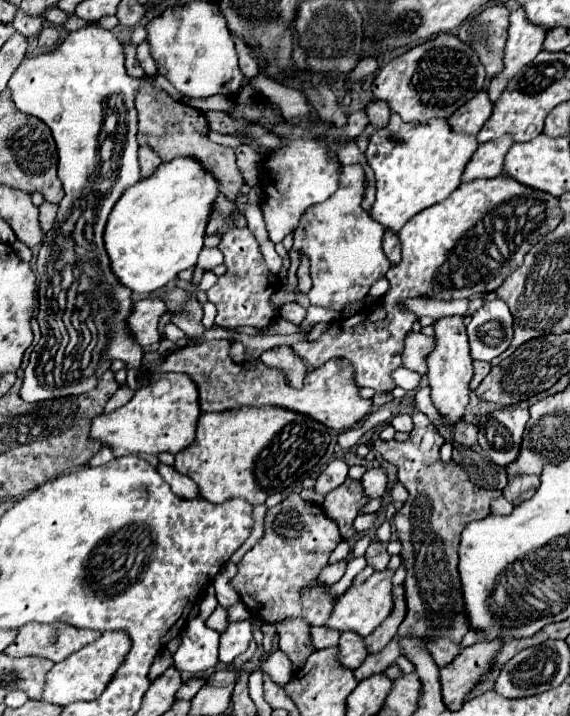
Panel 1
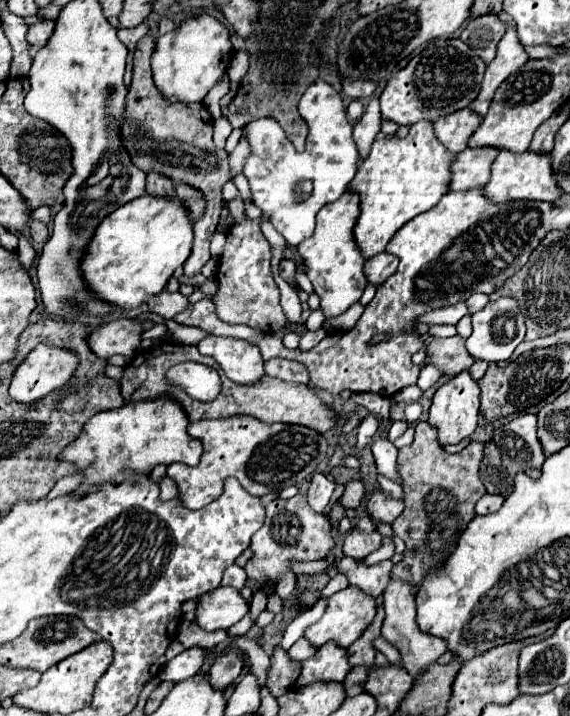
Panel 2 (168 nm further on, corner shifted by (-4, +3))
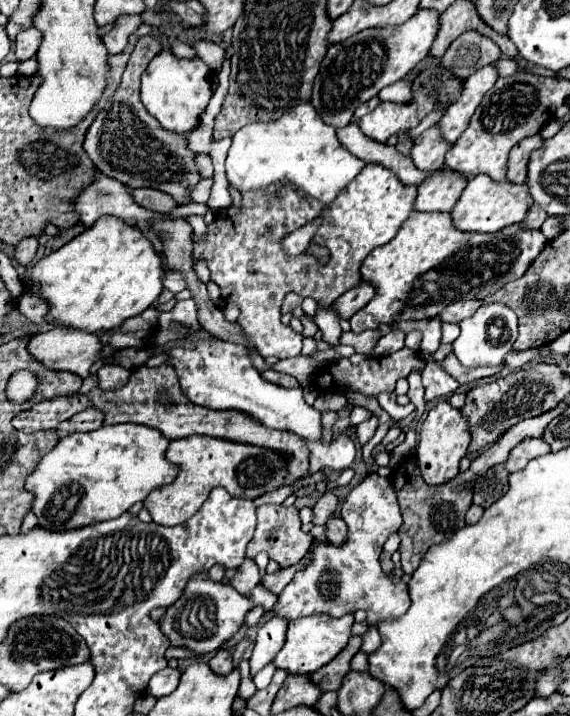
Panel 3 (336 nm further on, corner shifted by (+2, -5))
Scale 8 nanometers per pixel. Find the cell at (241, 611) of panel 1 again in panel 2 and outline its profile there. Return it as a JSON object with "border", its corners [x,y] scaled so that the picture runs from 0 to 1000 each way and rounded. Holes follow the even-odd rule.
{"border":[[[382,820],[351,834],[344,851],[344,870],[361,878],[404,878],[439,853],[435,839],[425,837],[411,820]]]}

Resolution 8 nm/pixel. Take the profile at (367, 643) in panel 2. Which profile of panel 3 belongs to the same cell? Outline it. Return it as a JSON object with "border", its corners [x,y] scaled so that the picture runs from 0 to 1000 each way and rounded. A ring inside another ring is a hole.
{"border":[[[618,890],[607,901],[607,906],[596,909],[596,915],[589,915],[575,929],[568,929],[565,934],[558,934],[554,940],[544,943],[547,954],[561,957],[561,965],[593,965],[600,957],[604,943],[614,937],[614,920],[625,915],[625,909],[635,901],[635,890]]]}

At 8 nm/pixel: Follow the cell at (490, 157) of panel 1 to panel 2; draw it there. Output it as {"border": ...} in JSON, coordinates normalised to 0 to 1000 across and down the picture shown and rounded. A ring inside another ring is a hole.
{"border":[[[839,205],[839,208],[814,208],[804,214],[796,230],[793,230],[793,267],[821,267],[832,261],[853,258],[860,250],[860,225],[877,214],[877,208],[867,205]]]}

